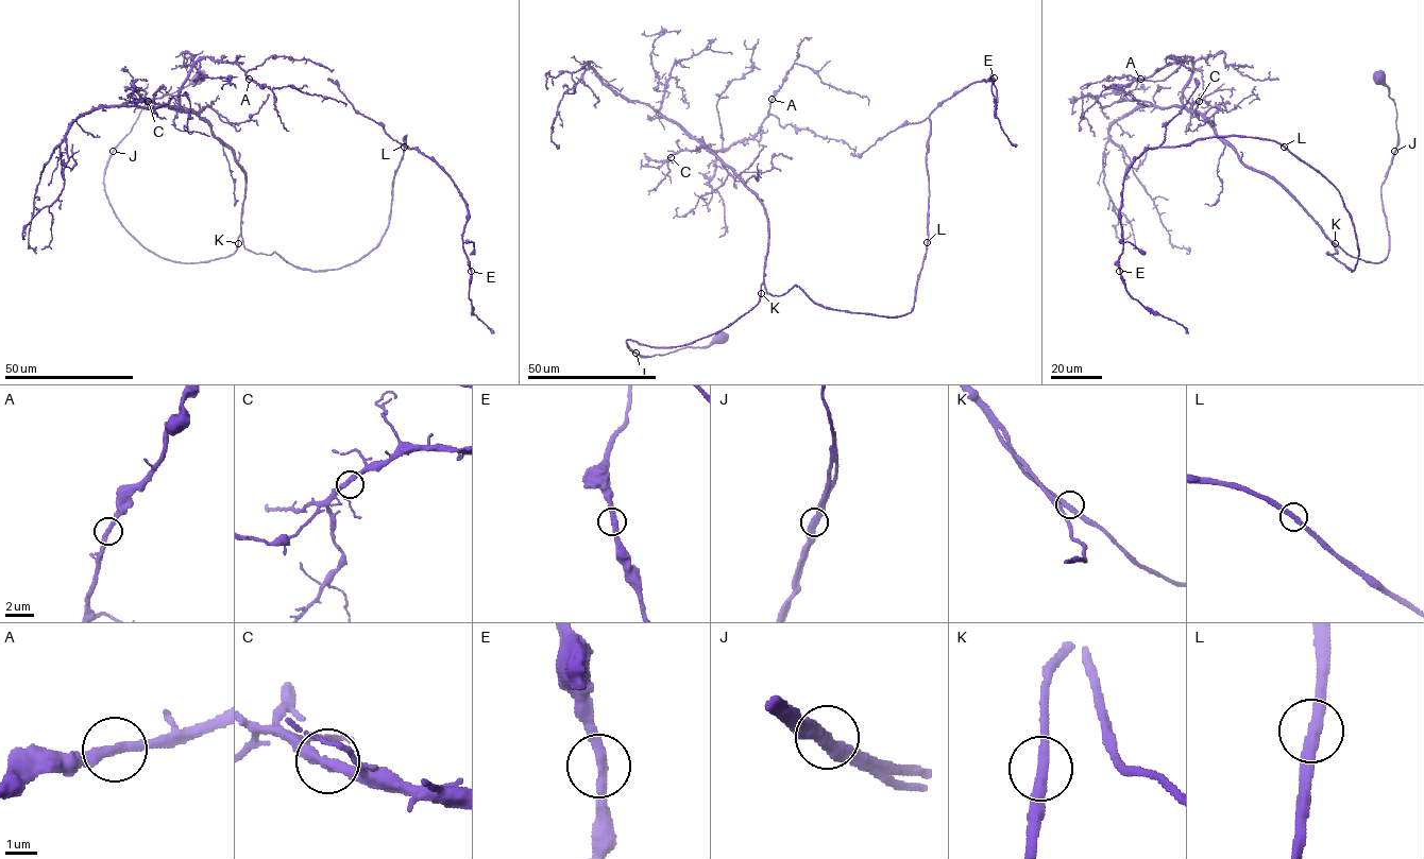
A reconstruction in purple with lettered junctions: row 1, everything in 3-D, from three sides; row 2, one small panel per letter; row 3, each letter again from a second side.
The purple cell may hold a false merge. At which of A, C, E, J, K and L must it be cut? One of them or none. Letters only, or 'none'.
J

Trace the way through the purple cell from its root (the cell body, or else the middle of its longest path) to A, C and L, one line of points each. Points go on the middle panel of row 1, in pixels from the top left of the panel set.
A: (721, 337), (651, 356), (627, 345), (692, 343), (759, 301), (764, 205), (702, 140), (751, 139), (772, 99)
C: (721, 337), (651, 356), (627, 345), (692, 343), (760, 299), (763, 204), (705, 149), (671, 157)
L: (721, 337), (651, 356), (627, 345), (717, 332), (763, 284), (833, 309), (907, 314), (927, 242)

